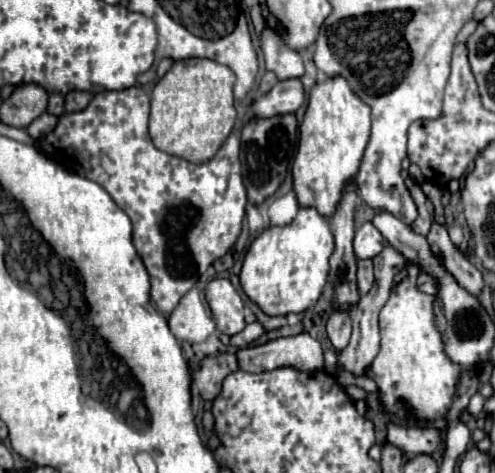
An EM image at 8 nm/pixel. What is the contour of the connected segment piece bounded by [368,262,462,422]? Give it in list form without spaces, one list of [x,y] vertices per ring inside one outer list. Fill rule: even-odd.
[[[408,262],[402,270],[402,278],[394,284],[390,300],[380,312],[380,336],[382,336],[382,346],[378,356],[374,358],[368,376],[378,384],[378,400],[382,408],[388,414],[396,414],[402,420],[428,420],[434,422],[442,418],[452,404],[452,394],[456,392],[456,386],[460,384],[460,366],[452,362],[444,354],[444,342],[440,338],[440,332],[436,330],[436,316],[434,316],[434,302],[436,296],[424,294],[416,286],[416,278],[422,272],[422,266]]]

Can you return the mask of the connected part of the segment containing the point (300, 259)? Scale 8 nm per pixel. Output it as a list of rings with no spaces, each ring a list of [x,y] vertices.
[[[300,208],[298,216],[286,226],[266,228],[250,246],[240,284],[244,294],[258,304],[268,316],[284,316],[290,312],[304,312],[314,306],[326,286],[328,258],[334,252],[334,236],[328,218],[320,216],[316,208]]]

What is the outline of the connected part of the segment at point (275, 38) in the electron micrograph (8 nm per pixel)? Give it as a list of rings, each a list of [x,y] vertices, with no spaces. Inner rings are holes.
[[[266,28],[262,34],[262,52],[266,60],[266,70],[276,72],[278,80],[288,80],[288,78],[300,78],[304,76],[304,64],[302,56],[294,50],[290,50],[280,32],[274,28]]]

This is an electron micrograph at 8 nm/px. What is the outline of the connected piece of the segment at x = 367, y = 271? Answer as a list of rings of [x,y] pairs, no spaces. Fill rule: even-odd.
[[[358,260],[358,290],[360,290],[360,296],[364,296],[372,284],[374,284],[374,274],[372,274],[372,260]]]

